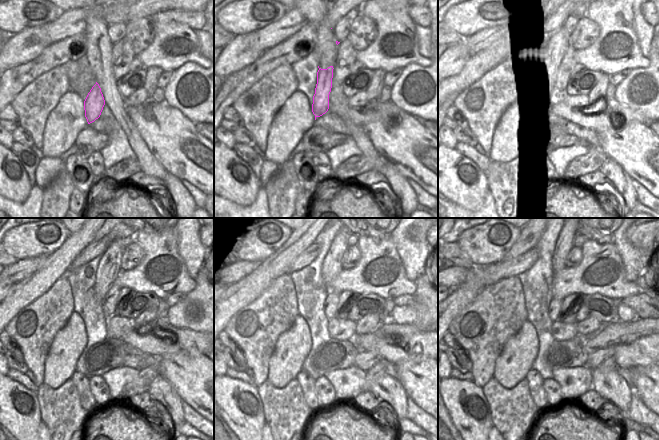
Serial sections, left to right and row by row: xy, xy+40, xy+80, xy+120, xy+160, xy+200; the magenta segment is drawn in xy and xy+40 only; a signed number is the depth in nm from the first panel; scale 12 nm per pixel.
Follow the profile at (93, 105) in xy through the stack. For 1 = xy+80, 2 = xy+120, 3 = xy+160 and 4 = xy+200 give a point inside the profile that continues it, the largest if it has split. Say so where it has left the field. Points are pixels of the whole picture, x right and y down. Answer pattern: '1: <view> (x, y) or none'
1: xy+80 (557, 41)
2: xy+120 (108, 268)
3: xy+160 (331, 268)
4: xy+200 (564, 243)

